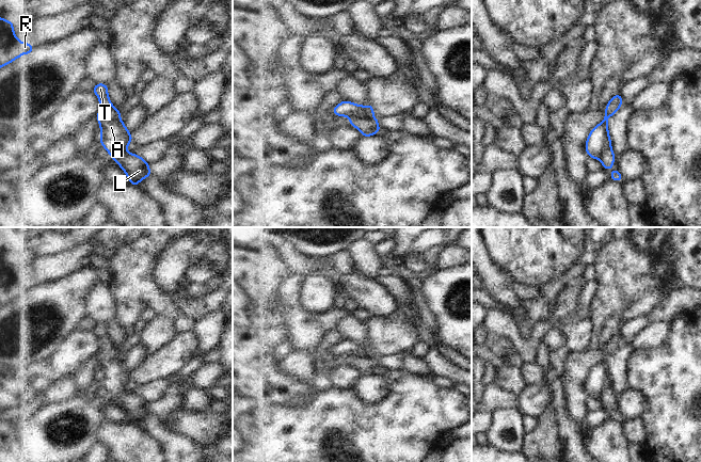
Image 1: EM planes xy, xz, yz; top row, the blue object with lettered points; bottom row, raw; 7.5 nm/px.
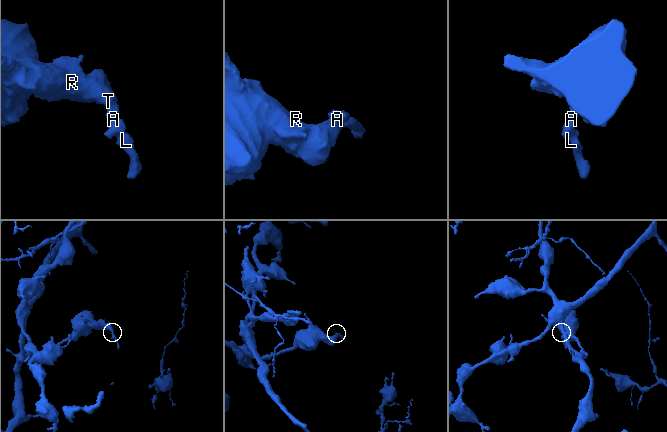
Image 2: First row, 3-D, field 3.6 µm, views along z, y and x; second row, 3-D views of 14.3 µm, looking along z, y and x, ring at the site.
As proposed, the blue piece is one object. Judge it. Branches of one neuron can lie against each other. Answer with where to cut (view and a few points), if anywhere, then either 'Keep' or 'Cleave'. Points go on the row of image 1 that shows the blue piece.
No split. Keep.

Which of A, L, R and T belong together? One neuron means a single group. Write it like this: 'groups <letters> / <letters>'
groups A L R T

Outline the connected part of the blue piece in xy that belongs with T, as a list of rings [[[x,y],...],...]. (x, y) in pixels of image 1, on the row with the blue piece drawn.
[[[98,83],[94,90],[99,99],[100,110],[96,118],[100,125],[100,143],[127,174],[132,186],[153,175],[149,164],[140,156],[127,152],[128,144],[133,141],[131,133],[122,122],[121,111],[114,108],[108,97],[108,85]]]

